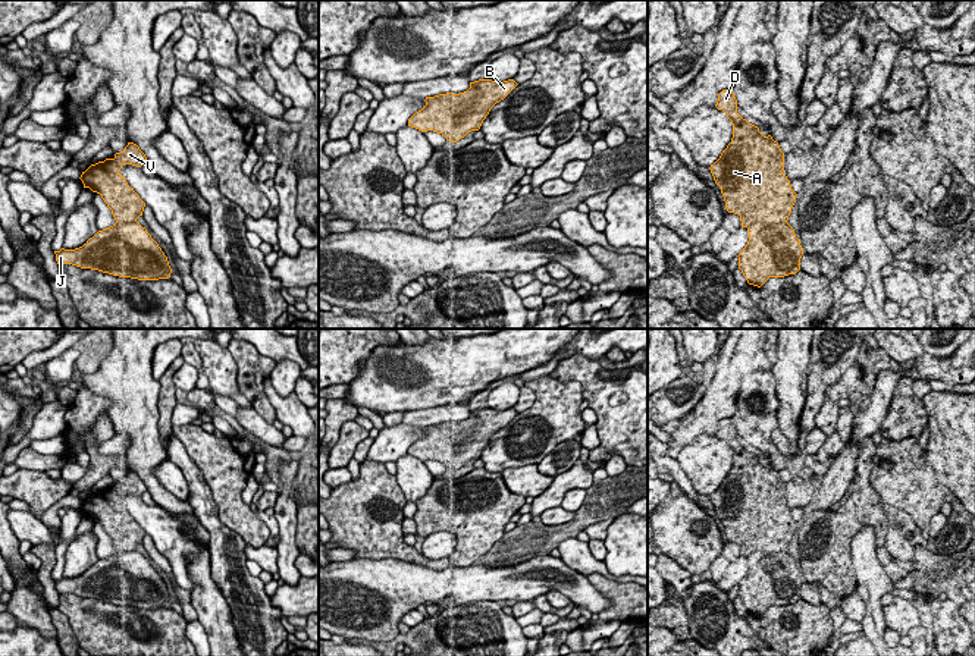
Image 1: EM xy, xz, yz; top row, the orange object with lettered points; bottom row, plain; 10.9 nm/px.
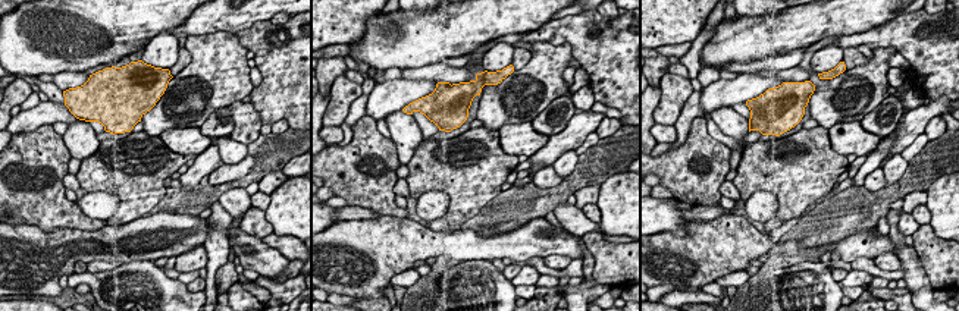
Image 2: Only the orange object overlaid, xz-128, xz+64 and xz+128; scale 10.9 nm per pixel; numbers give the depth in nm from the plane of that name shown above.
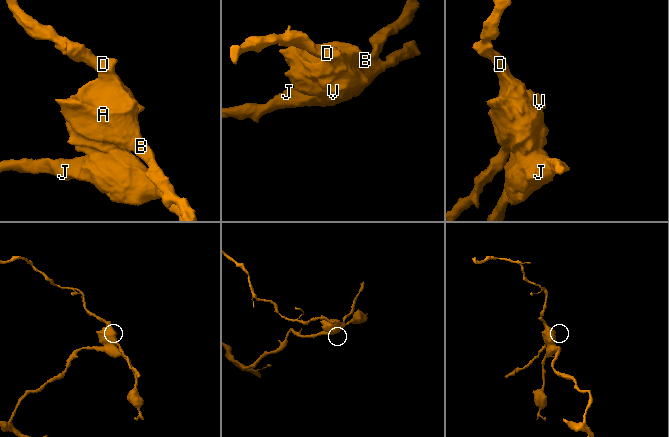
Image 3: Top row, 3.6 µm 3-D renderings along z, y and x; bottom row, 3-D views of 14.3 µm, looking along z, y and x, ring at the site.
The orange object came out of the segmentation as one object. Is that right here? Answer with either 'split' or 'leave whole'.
split

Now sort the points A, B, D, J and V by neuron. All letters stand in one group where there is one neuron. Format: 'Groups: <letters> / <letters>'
Groups: A B D V / J

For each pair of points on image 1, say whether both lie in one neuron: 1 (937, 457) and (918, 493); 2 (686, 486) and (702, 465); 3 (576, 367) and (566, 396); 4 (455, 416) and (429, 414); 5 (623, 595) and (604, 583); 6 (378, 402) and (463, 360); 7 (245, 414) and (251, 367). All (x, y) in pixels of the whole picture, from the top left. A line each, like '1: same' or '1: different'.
1: different
2: different
3: different
4: same
5: same
6: same
7: different

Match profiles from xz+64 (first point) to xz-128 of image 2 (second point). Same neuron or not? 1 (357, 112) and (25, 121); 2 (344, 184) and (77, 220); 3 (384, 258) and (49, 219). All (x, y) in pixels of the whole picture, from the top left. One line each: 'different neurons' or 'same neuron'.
1: different neurons
2: same neuron
3: different neurons

